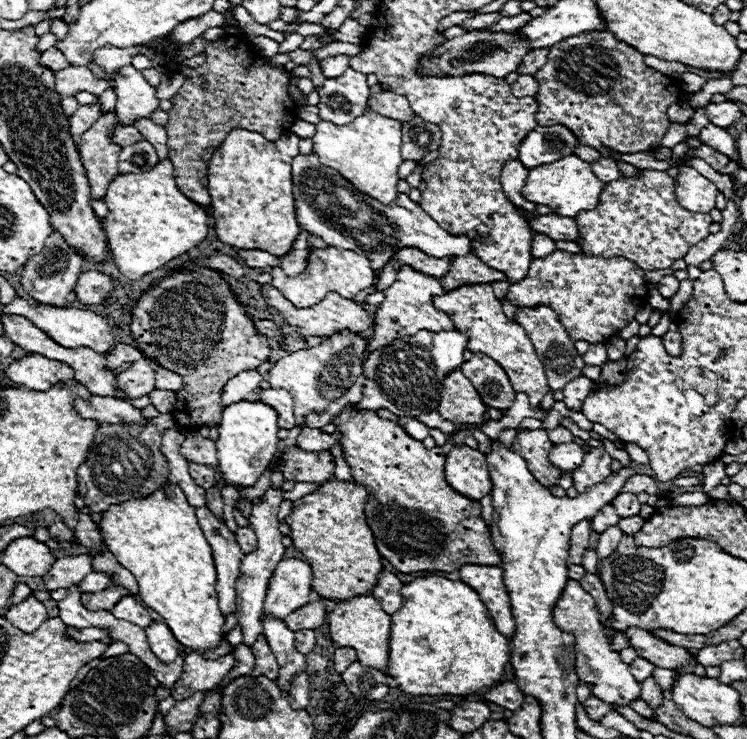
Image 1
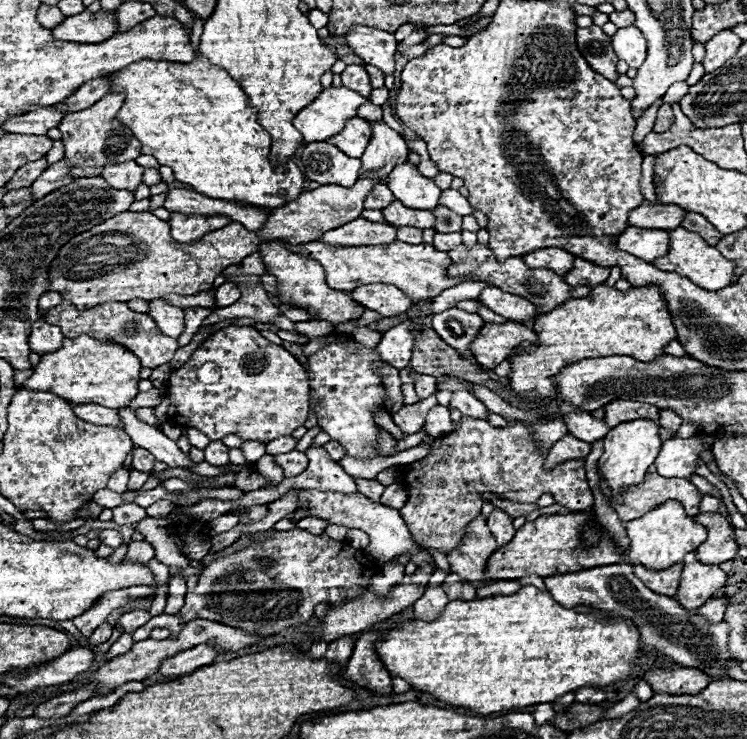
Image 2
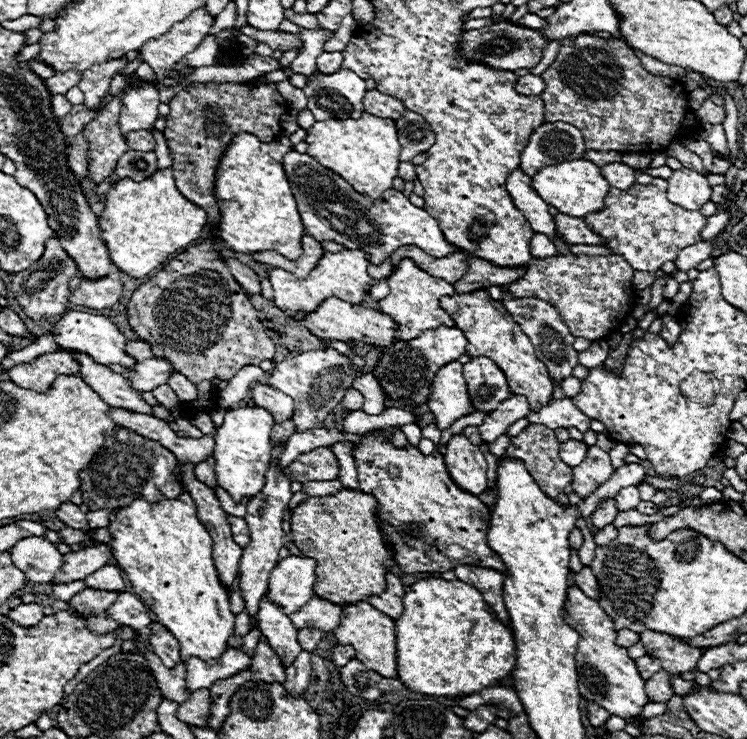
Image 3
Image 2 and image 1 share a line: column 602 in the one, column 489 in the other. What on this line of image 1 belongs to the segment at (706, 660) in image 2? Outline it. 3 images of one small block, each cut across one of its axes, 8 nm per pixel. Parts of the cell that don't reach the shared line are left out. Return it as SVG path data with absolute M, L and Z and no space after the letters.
M468 564L460 568L462 582L470 588L476 588L482 604L488 608L498 632L508 636L508 640L514 638L514 616L510 610L508 590L504 584L502 568L500 566L474 566Z

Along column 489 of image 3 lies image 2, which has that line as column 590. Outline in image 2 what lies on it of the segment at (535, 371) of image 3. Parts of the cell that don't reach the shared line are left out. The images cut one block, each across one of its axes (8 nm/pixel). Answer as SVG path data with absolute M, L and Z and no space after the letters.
M600 284L598 288L592 288L590 296L566 300L564 304L560 304L552 312L538 316L534 322L534 332L538 334L538 342L536 344L522 344L520 350L510 356L512 368L508 374L510 388L514 392L518 392L520 396L526 396L528 400L556 398L556 386L554 386L552 378L560 368L564 368L572 362L580 362L584 358L614 356L614 354L632 356L636 360L650 362L650 360L664 354L664 348L668 346L668 342L676 340L676 328L672 324L672 316L668 312L668 308L666 308L666 300L660 294L658 286L650 286L650 284L648 286L632 286L626 292L620 292L620 290L606 286L606 284Z

